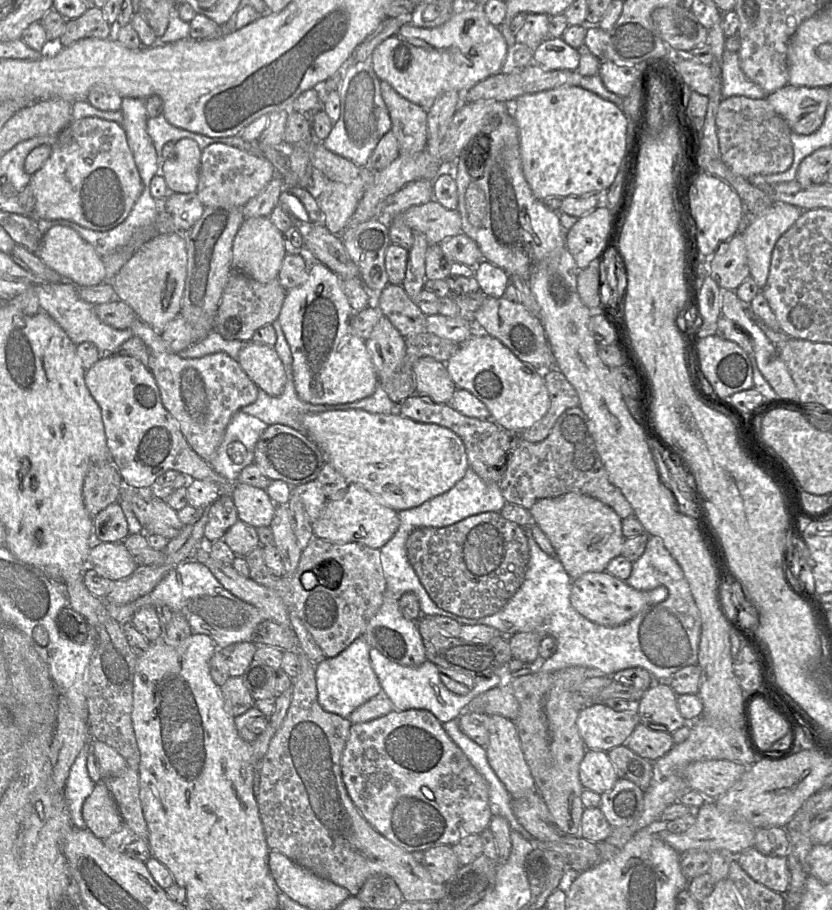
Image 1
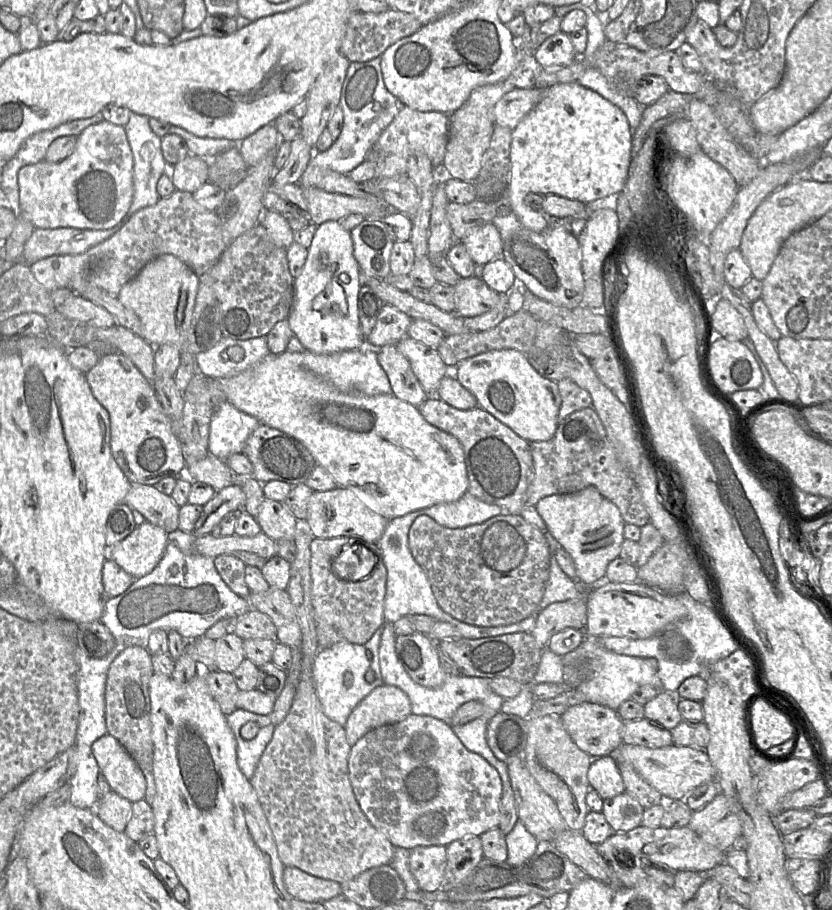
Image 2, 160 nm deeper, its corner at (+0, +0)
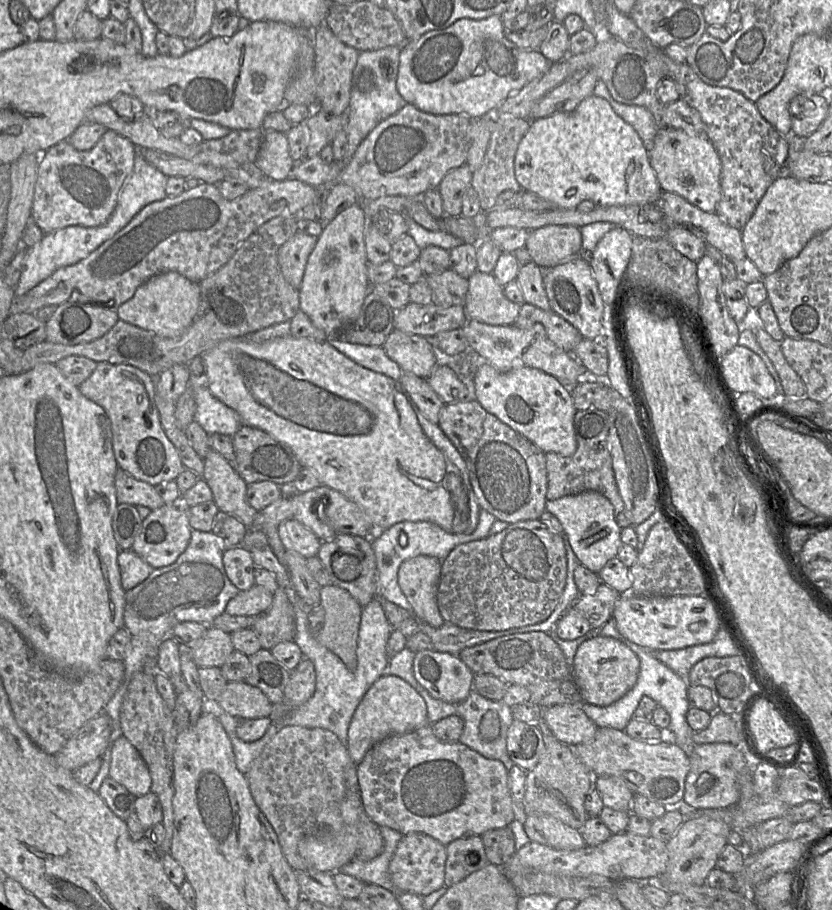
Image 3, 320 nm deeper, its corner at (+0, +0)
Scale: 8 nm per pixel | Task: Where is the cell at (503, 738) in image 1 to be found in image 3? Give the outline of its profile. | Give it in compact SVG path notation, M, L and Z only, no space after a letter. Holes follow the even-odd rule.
M527 815L524 830L531 842L560 850L577 850L586 846L581 831L550 815Z

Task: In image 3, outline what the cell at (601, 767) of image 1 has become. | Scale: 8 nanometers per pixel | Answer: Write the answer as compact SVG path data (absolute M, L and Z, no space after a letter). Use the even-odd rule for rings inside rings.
M598 776L594 778L594 788L599 792L605 807L630 812L634 793L621 779Z

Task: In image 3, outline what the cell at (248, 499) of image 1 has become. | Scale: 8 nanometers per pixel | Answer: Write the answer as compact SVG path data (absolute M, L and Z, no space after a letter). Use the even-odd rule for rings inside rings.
M294 518L279 524L278 535L286 550L295 551L306 559L317 556L322 544L312 531Z

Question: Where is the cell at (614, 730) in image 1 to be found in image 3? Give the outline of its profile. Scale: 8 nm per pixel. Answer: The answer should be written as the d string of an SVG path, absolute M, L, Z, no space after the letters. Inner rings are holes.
M558 704L542 709L542 719L553 736L567 746L591 741L598 730L581 705Z

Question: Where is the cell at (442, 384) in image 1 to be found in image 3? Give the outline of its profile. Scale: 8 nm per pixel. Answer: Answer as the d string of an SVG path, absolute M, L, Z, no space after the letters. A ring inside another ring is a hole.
M393 329L382 347L403 372L427 379L437 366L432 345L424 336Z

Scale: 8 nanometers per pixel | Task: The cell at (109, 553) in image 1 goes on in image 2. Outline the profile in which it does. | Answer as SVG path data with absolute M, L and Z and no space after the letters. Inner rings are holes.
M145 521L121 542L109 547L108 558L134 578L141 578L162 559L167 541L168 533L164 529Z

